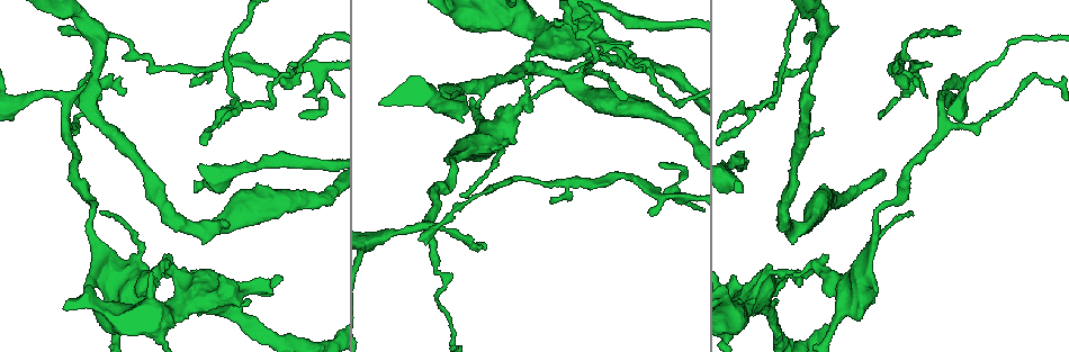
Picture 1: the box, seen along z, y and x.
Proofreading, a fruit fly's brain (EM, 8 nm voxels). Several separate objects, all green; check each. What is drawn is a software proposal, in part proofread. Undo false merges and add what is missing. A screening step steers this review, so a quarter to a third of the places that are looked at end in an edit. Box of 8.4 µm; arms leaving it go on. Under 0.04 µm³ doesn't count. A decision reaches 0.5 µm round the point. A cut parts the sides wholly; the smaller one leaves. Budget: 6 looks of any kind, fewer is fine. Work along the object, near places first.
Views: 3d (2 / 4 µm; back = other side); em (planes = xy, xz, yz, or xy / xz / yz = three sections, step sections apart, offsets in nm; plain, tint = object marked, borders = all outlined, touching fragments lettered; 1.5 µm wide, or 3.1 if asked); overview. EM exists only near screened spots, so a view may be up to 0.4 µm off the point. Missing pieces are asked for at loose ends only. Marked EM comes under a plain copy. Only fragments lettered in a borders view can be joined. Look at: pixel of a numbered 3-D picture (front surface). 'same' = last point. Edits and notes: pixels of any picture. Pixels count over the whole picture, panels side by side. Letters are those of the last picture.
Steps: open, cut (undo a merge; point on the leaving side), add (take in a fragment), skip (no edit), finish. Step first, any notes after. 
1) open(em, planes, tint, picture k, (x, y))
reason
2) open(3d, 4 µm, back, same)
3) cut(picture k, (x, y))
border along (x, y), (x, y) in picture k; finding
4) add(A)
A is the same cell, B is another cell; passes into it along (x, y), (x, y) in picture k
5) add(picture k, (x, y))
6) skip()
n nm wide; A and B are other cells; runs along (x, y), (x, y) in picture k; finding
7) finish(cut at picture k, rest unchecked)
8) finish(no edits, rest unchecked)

open(em, yz, step 4, borders, picture 1, (930, 66))
an open end

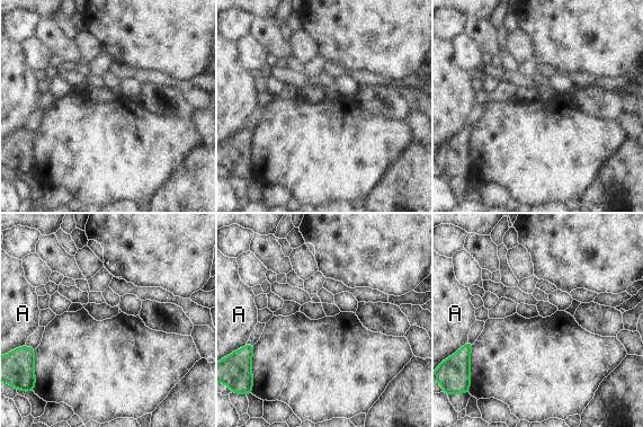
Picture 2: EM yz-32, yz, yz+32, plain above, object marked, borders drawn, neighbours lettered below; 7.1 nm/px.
open(em, planes, borders, same)

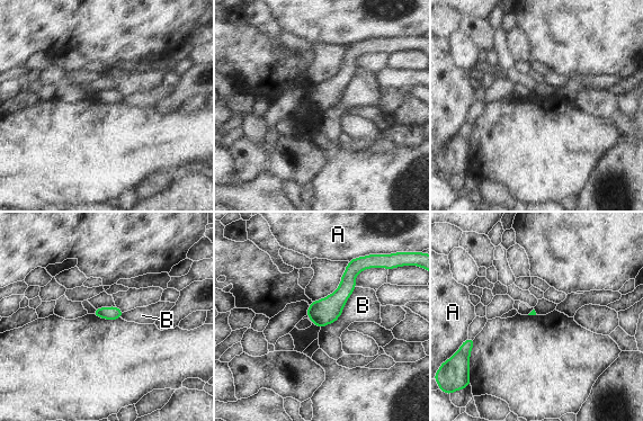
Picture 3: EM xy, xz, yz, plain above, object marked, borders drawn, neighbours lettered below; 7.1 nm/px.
skip()
A and B are other cells; border along (356, 287), (341, 314), (321, 328) in picture 3; no lettered fragment goes on from it

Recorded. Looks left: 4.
open(3d, 2 µm, back, picture 1, (478, 105))
free end

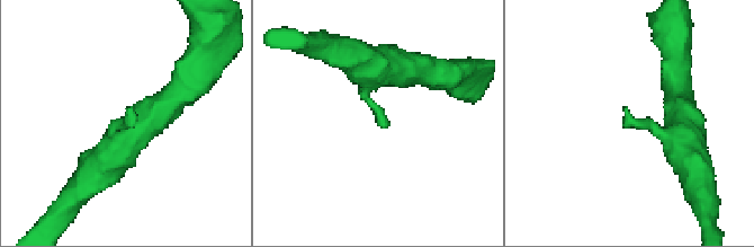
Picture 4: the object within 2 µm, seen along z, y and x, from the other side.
open(em, planes, borders, picture 4, (382, 128))

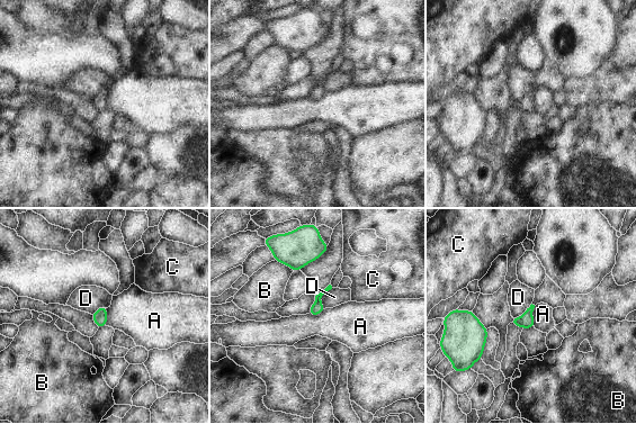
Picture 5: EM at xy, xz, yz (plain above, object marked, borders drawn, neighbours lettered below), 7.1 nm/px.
skip()
D touches over 180 nm; A, B, C and D are other cells; border along (535, 306), (533, 312), (534, 326) in picture 5; no lettered fragment goes on from it

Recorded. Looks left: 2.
open(em, planes, borders, picture 1, (593, 43))
thin neck

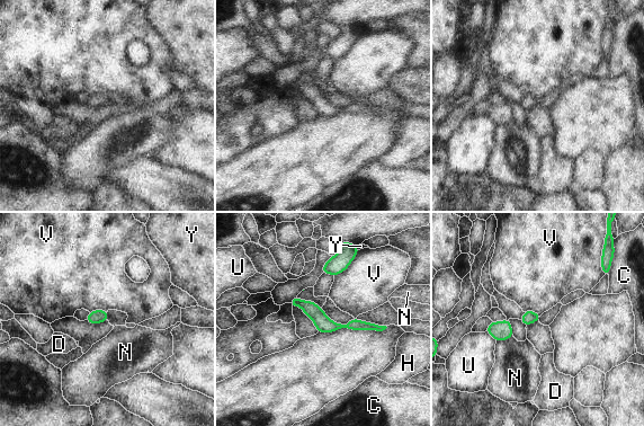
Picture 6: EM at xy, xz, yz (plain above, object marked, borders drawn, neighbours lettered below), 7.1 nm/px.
skip()
90 nm wide; C, D, H, N, U, V and Y are other cells; border along (359, 250), (351, 263), (334, 276) in picture 6; all the same neuron

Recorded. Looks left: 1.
finish(no edits, rest unchecked)

